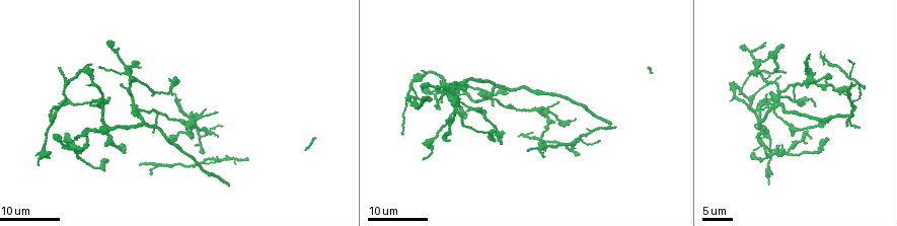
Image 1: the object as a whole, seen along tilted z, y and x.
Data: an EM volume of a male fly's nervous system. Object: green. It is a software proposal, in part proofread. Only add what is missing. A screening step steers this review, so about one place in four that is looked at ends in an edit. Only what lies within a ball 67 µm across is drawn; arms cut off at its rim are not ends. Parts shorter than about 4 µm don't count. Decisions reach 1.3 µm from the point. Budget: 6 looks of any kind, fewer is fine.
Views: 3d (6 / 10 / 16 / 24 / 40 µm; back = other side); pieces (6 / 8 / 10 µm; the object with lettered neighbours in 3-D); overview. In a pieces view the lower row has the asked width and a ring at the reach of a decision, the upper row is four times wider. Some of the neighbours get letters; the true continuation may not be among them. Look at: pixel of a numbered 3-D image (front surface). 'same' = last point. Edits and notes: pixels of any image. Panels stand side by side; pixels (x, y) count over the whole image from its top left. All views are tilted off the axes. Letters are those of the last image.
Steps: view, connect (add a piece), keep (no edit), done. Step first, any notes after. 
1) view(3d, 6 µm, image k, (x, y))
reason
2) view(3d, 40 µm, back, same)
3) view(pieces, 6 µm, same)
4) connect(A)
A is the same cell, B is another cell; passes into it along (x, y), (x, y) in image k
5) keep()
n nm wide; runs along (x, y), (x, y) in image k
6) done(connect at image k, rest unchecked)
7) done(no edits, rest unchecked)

view(3d, 24 µm, image 1, (785, 71))

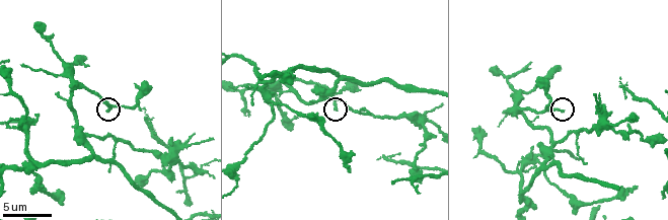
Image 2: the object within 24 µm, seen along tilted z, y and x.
view(pieces, 10 µm, image 2, (337, 107))
what lies round it

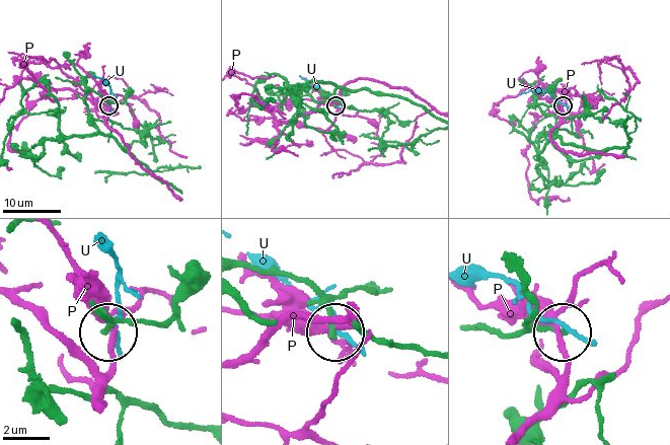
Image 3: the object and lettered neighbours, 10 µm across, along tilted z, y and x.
keep()
P and U are other cells; no lettered piece goes on from it

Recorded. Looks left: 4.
view(3d, 24 µm, image 1, (779, 74))
branch stops here

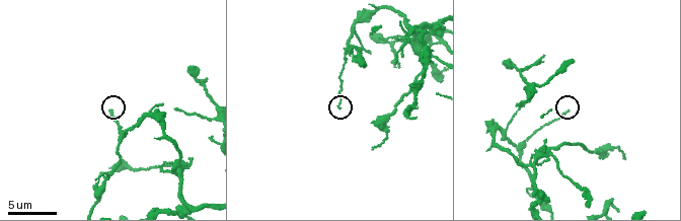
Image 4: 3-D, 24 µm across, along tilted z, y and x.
view(pieces, 6 µm, image 4, (339, 108))
what lies round it

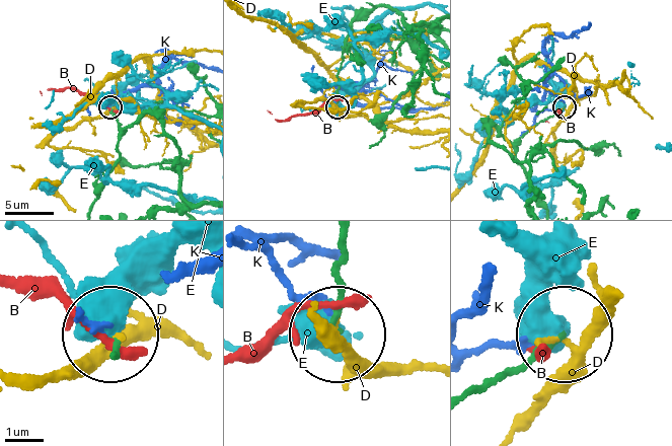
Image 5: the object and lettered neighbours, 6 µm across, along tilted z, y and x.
keep()
B, D, E and K are other cells; runs along (176, 172), (161, 121), (146, 114), (122, 130), (109, 107) in image 5; no lettered piece goes on from it

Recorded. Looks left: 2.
view(pieces, 6 µm, image 4, (161, 106))

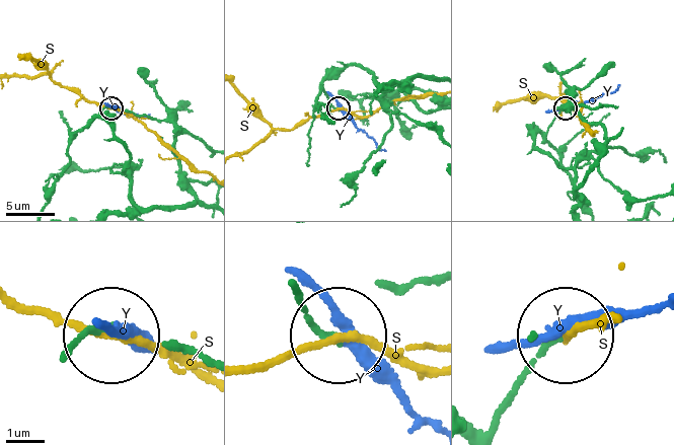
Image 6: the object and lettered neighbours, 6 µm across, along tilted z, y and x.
keep()
S and Y are other cells; runs along (470, 425), (500, 410), (567, 328) in image 6; none of them fits

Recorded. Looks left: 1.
done(no edits, rest unchecked)

